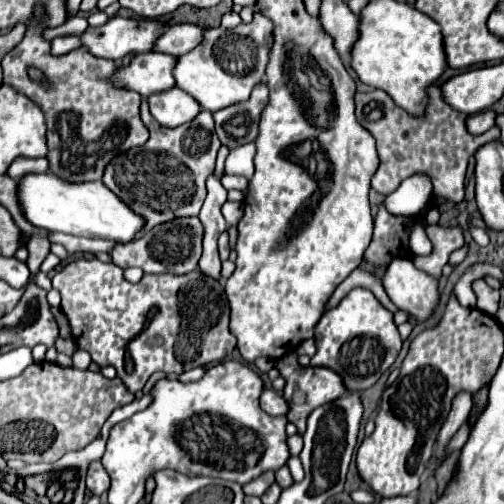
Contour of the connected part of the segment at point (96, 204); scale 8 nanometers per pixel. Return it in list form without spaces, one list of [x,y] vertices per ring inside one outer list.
[[[28,173],[16,185],[16,195],[24,217],[38,229],[60,231],[68,235],[94,237],[94,239],[114,239],[128,243],[134,239],[136,231],[144,227],[144,219],[136,215],[128,205],[124,205],[108,187],[100,181],[70,183],[54,177],[54,173]]]

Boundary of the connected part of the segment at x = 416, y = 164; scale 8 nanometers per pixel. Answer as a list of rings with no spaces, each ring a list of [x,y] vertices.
[[[430,85],[428,91],[432,93],[432,109],[426,109],[420,117],[404,113],[404,109],[398,107],[386,91],[374,89],[368,93],[356,93],[356,117],[360,125],[374,135],[380,155],[380,169],[372,179],[372,189],[376,193],[388,195],[406,177],[424,173],[432,181],[433,200],[444,197],[446,201],[460,203],[464,199],[464,185],[460,183],[466,175],[468,159],[480,145],[498,139],[500,127],[494,125],[482,135],[470,135],[466,129],[466,113],[454,111],[450,105],[446,105],[434,85]]]

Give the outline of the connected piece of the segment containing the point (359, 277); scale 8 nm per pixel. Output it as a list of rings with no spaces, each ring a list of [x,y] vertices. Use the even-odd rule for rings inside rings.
[[[364,267],[354,269],[354,271],[350,273],[350,277],[346,277],[346,279],[338,285],[338,289],[336,289],[336,291],[334,291],[334,295],[330,297],[330,301],[328,301],[330,305],[328,305],[326,309],[336,307],[336,305],[340,303],[340,299],[342,299],[348,291],[352,291],[354,287],[366,287],[366,289],[370,289],[370,291],[378,297],[378,301],[380,301],[388,311],[396,313],[396,307],[394,307],[394,303],[388,299],[386,291],[384,291],[384,287],[382,287],[380,277],[376,277],[372,271],[368,271],[368,269],[364,269]]]

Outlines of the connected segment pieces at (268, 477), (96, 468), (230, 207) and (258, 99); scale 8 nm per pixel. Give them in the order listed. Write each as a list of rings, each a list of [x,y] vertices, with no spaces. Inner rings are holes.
[[[262,473],[262,477],[246,483],[242,489],[244,489],[246,495],[256,495],[256,497],[260,497],[272,483],[274,483],[274,473]]]
[[[92,463],[90,465],[88,477],[86,477],[86,487],[94,495],[102,495],[104,491],[108,491],[108,487],[110,487],[110,475],[106,473],[106,469],[100,463]]]
[[[226,201],[226,205],[222,207],[222,213],[224,213],[224,219],[226,219],[228,225],[236,225],[242,217],[242,203]]]
[[[262,83],[254,87],[254,93],[250,93],[246,101],[214,113],[216,133],[222,145],[234,149],[238,145],[254,141],[258,135],[260,113],[266,103],[268,103],[268,87]]]

